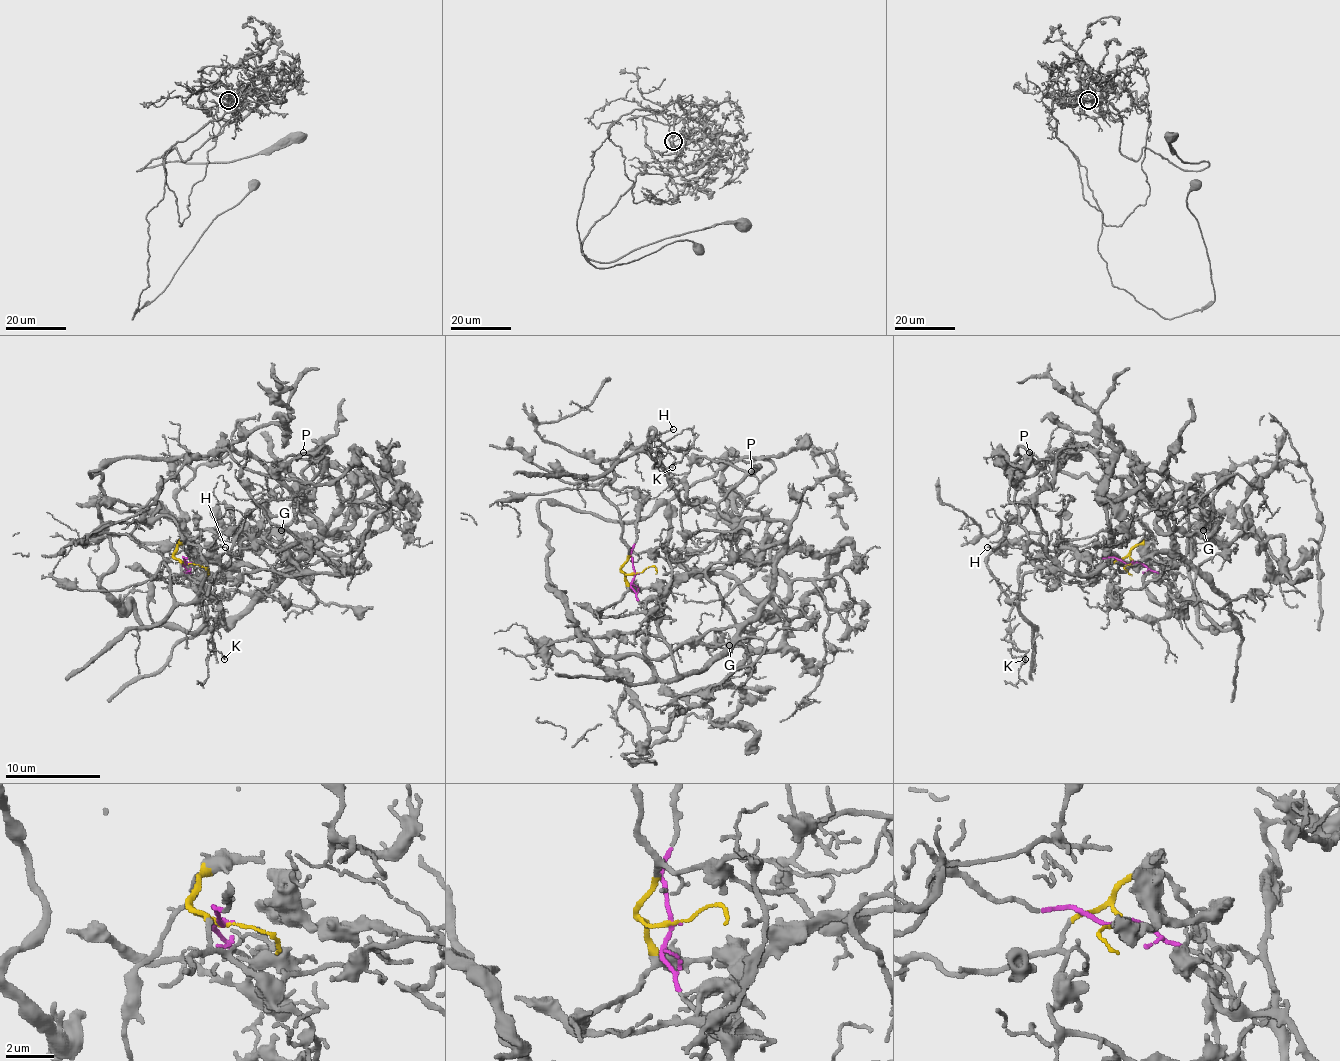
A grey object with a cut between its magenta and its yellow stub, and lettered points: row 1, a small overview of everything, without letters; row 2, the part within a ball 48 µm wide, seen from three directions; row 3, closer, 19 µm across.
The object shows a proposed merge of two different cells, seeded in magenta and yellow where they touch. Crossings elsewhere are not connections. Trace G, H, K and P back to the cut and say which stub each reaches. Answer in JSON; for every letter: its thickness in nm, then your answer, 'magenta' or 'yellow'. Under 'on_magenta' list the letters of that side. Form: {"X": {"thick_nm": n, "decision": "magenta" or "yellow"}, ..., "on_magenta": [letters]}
{"G": {"thick_nm": 140, "decision": "magenta"}, "H": {"thick_nm": 110, "decision": "yellow"}, "K": {"thick_nm": 140, "decision": "yellow"}, "P": {"thick_nm": 200, "decision": "magenta"}, "on_magenta": ["G", "P"]}

